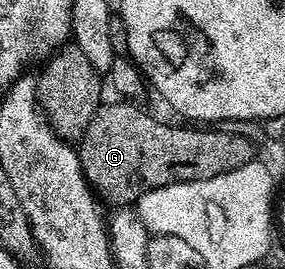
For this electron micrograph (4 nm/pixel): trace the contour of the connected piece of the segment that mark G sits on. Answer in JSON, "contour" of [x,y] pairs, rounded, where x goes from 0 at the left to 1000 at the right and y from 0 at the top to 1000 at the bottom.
{"contour":[[[446,372],[365,375],[326,416],[312,476],[298,476],[291,509],[270,532],[277,606],[309,691],[365,755],[393,751],[393,770],[446,773],[484,755],[509,714],[625,677],[688,677],[723,662],[789,654],[849,617],[884,613],[895,543],[853,498],[821,498],[811,476],[688,476],[670,461],[596,468],[586,454],[554,454],[530,424],[484,409],[484,390]]]}

